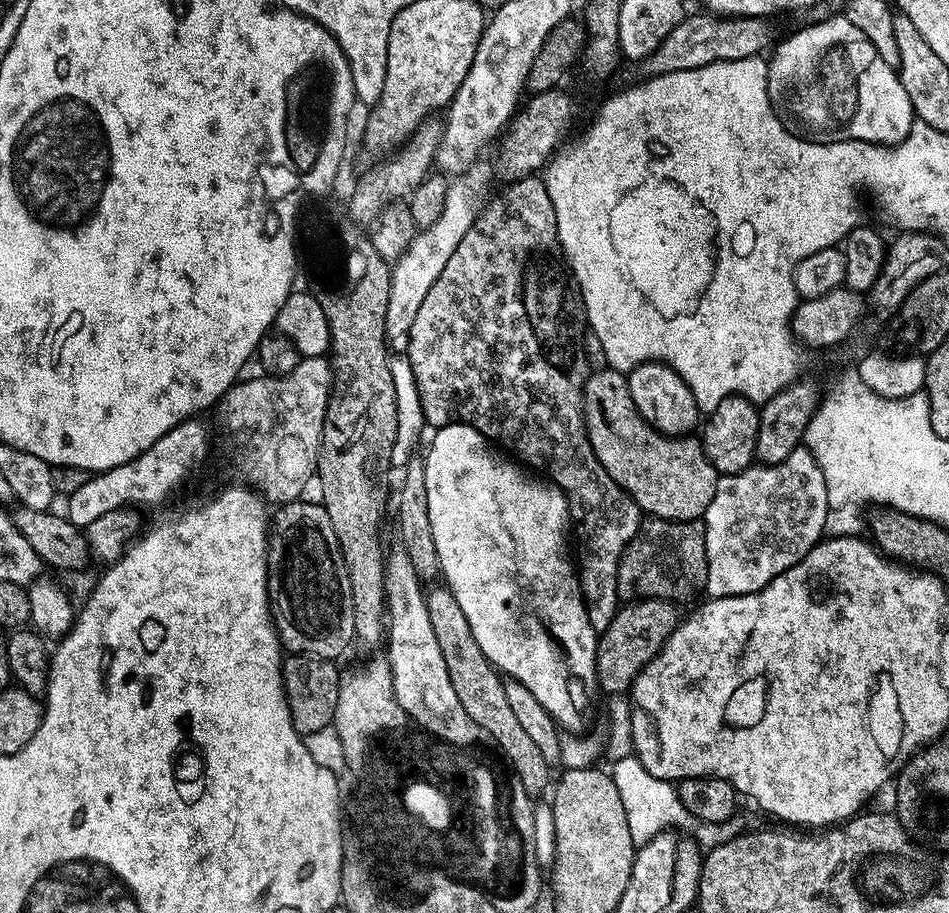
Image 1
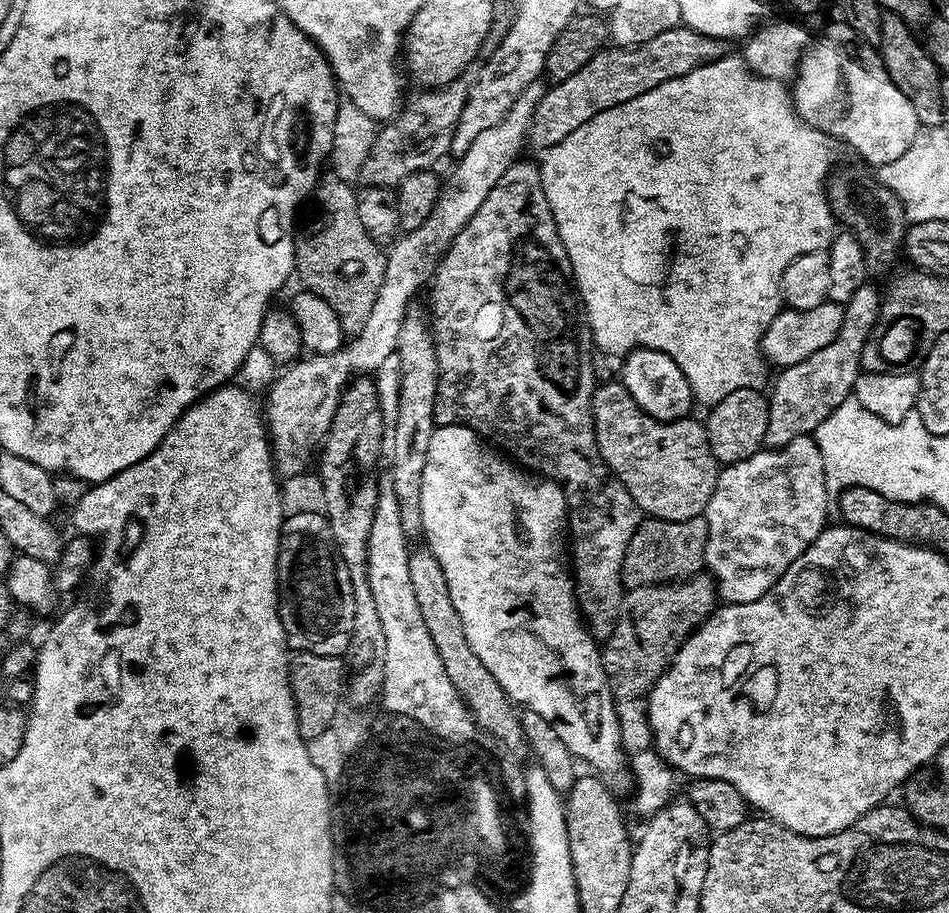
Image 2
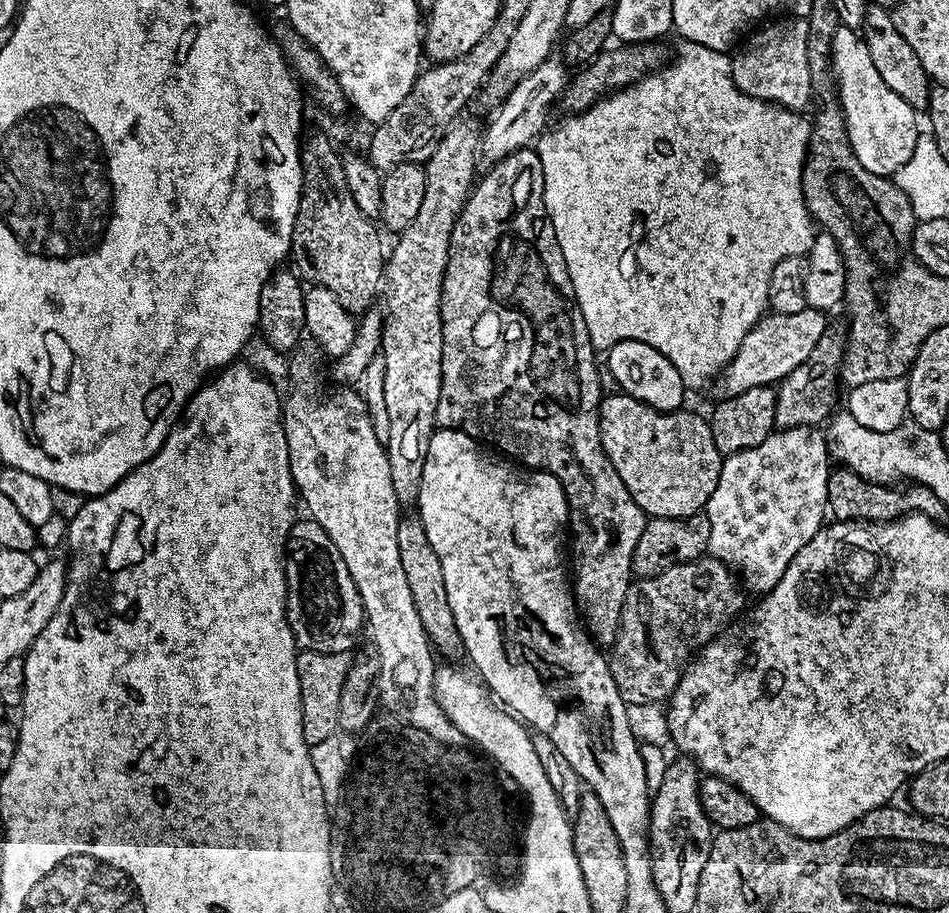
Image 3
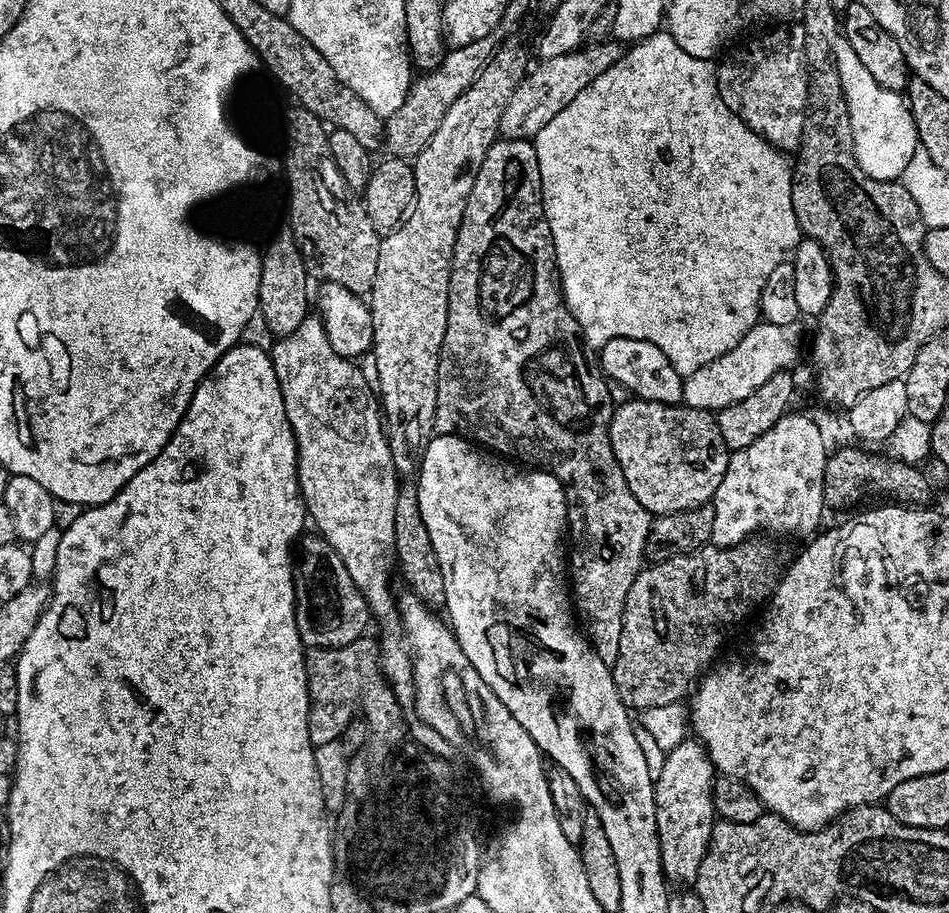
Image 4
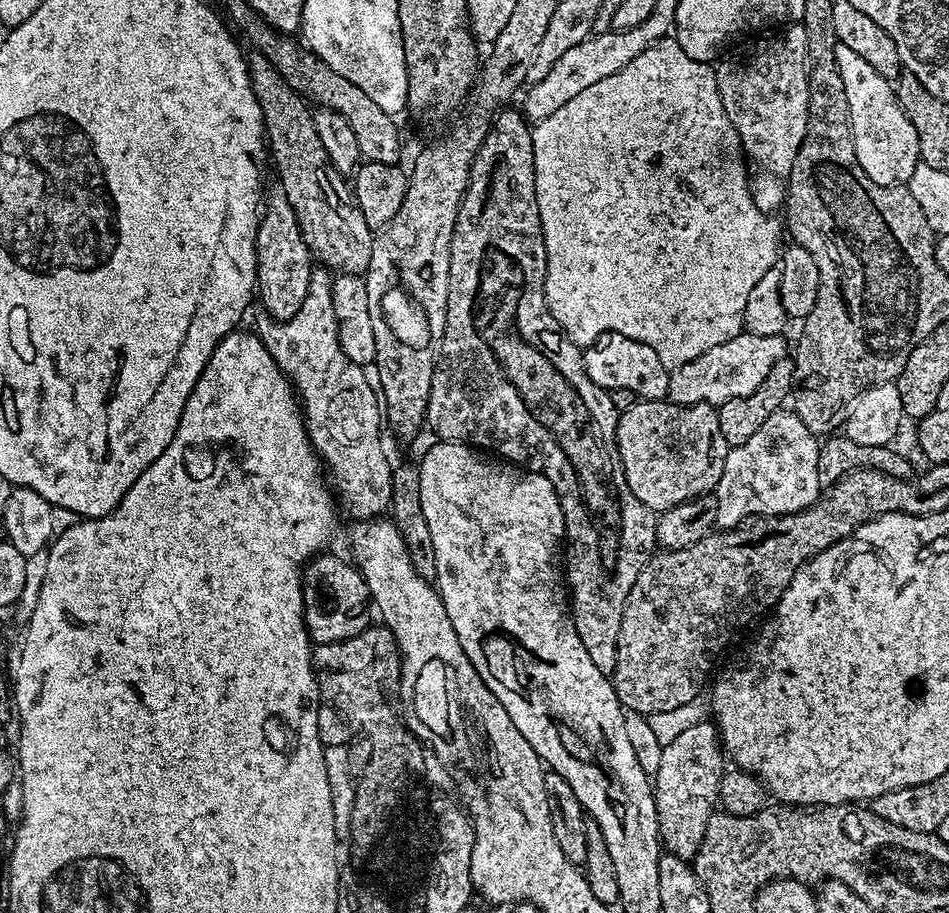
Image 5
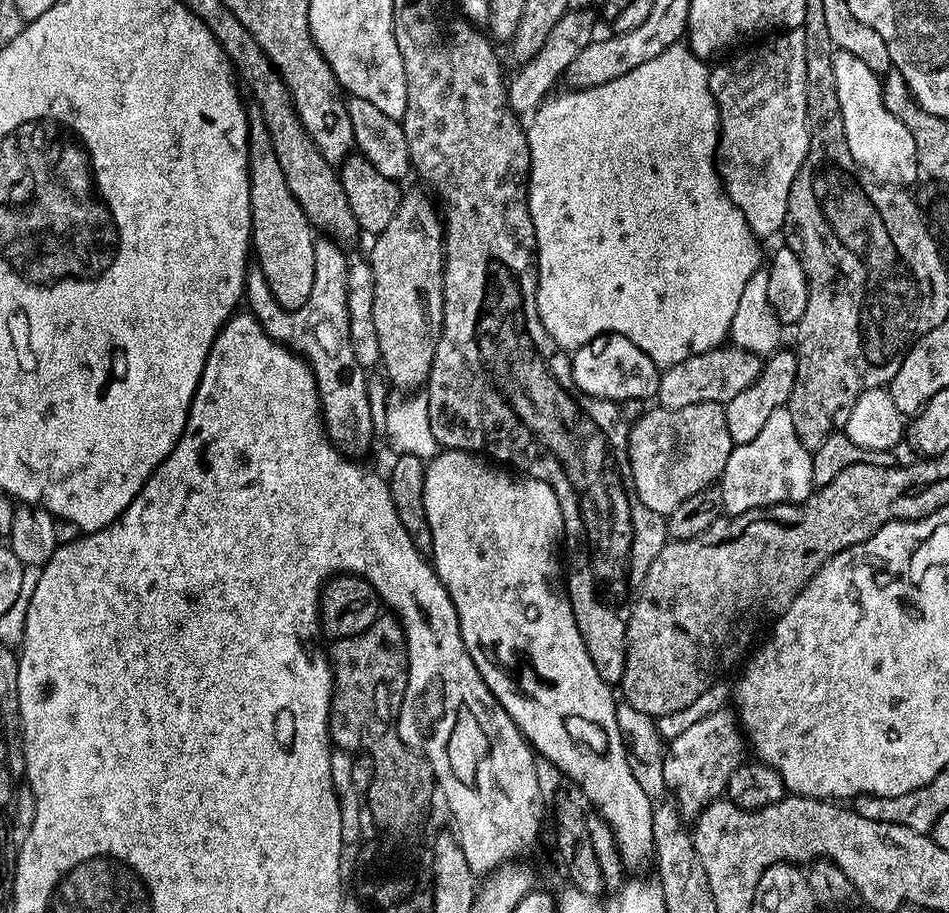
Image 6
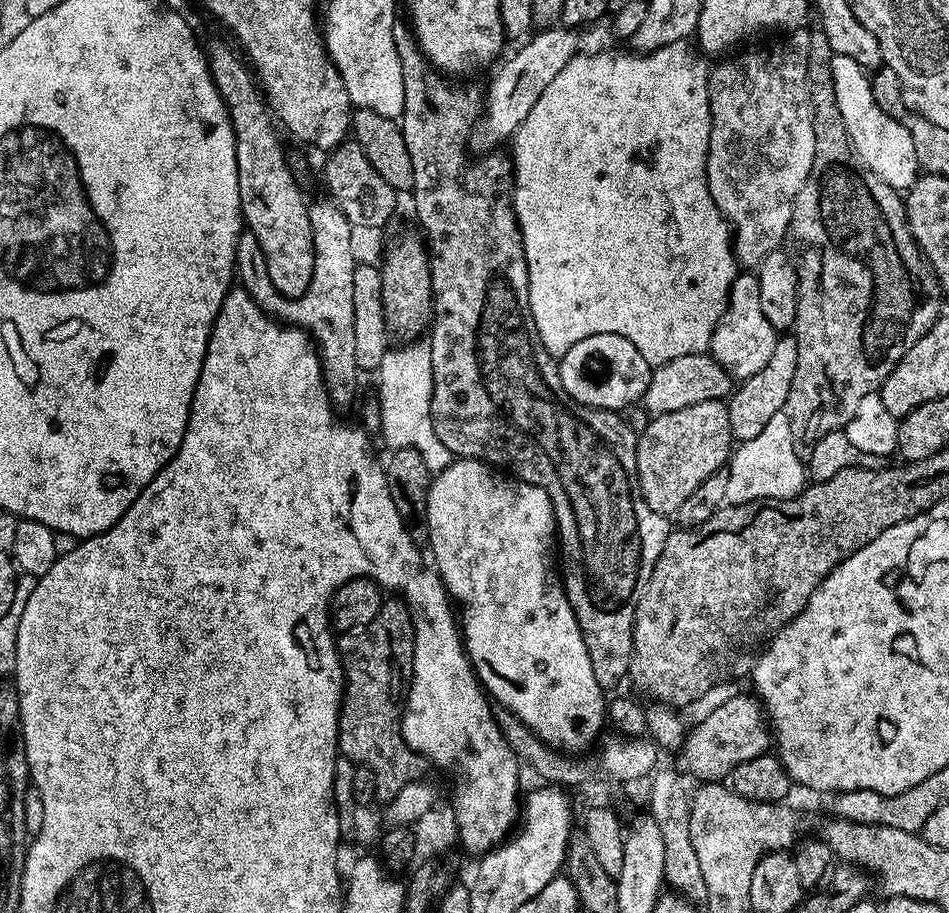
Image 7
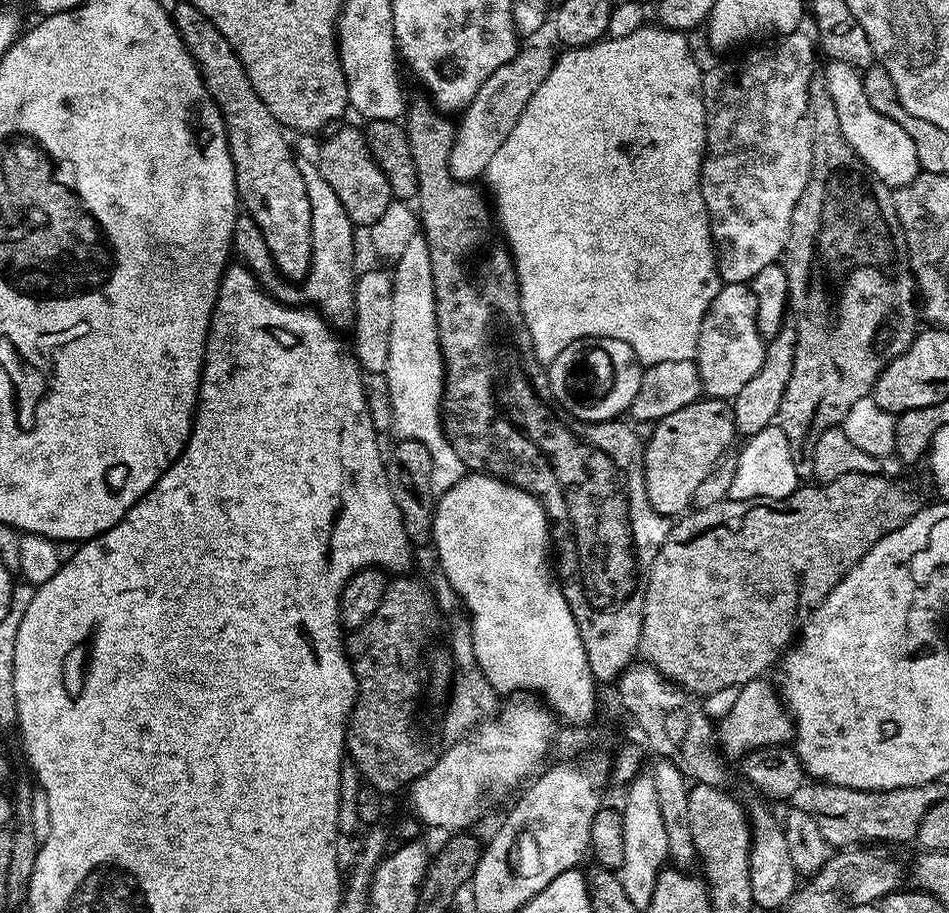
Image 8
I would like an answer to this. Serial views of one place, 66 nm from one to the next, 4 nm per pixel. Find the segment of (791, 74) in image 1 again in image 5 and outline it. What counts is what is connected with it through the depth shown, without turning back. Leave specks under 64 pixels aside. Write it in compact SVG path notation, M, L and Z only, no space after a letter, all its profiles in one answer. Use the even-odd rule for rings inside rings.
M837 43L836 61L846 86L848 121L852 123L854 150L866 178L870 178L870 182L878 182L878 186L907 185L914 170L922 162L918 130L914 130L914 122L910 122L897 102L893 85L882 74L878 74L870 62L862 62L862 58L858 58L850 46Z

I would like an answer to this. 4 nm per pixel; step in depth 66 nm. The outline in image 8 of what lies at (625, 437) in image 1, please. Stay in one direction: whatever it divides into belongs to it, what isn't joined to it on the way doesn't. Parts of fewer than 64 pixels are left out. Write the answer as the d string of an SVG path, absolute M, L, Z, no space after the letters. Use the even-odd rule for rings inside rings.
M701 398L682 410L674 410L666 418L655 421L653 434L643 445L644 449L644 481L646 482L646 498L650 498L650 506L658 514L669 518L679 518L692 508L694 490L702 483L702 478L710 474L714 462L718 462L725 452L733 447L732 439L738 433L732 417L732 406L727 400Z

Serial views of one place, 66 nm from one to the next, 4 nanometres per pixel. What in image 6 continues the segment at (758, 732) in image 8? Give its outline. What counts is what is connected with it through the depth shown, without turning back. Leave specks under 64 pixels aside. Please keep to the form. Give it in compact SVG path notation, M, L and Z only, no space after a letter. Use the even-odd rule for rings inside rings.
M723 708L689 727L676 739L669 741L663 753L663 787L672 791L671 799L684 818L695 818L711 802L727 793L730 774L745 759L746 738L736 714Z

